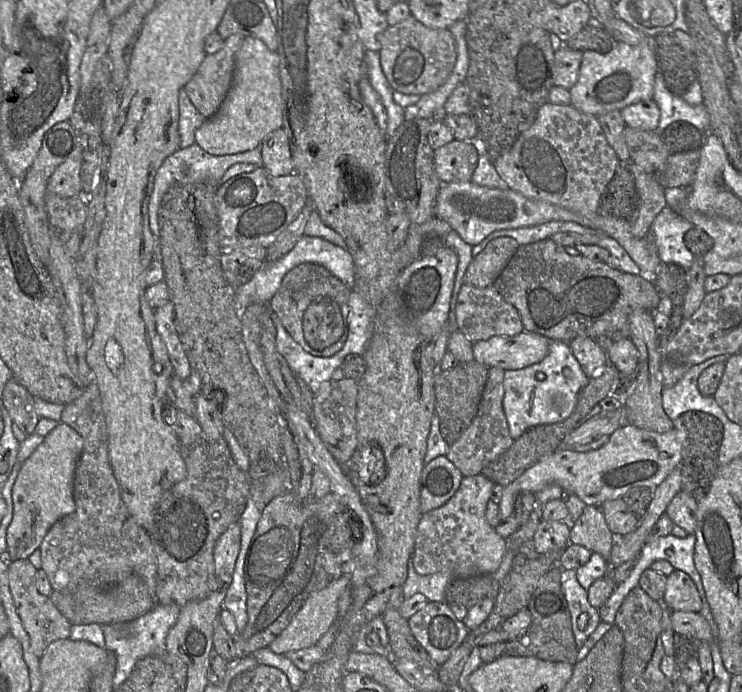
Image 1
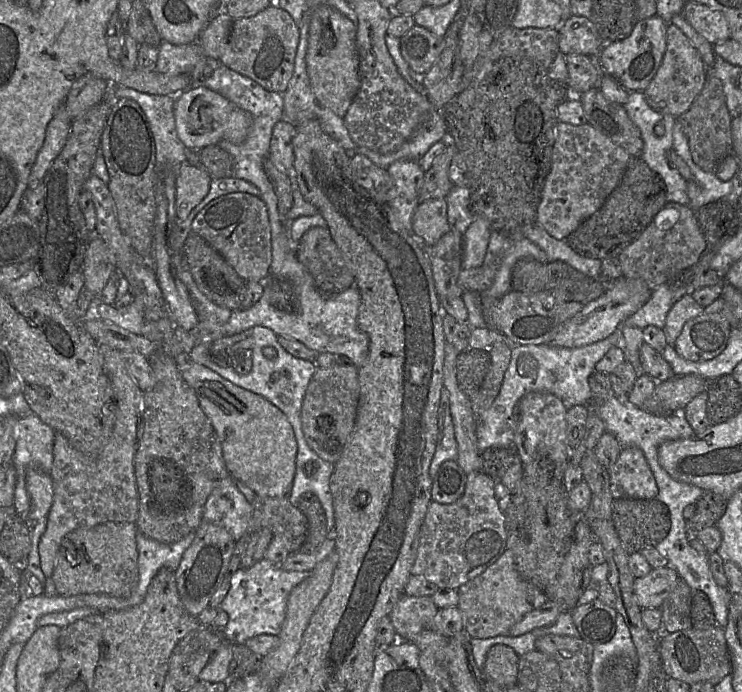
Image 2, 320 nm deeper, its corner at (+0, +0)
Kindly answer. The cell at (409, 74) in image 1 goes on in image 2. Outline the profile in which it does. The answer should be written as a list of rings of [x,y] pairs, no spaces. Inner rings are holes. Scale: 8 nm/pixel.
[[[415,24],[400,38],[400,51],[412,71],[426,74],[439,56],[441,43],[442,38]]]

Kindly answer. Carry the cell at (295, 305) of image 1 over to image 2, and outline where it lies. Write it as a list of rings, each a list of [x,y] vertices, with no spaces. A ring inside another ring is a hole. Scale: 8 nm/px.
[[[313,227],[306,231],[298,244],[296,244],[296,257],[310,273],[316,289],[323,296],[333,296],[354,286],[352,272],[348,268],[327,227]]]

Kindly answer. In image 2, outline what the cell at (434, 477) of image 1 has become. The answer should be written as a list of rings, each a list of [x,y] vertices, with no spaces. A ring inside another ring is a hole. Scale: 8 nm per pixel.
[[[454,460],[440,464],[432,478],[431,500],[440,504],[451,504],[463,494],[467,475]]]

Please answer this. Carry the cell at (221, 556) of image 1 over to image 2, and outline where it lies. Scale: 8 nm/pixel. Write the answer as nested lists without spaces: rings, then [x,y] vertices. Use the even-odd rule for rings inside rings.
[[[232,476],[224,479],[208,496],[203,521],[225,528],[235,541],[248,531],[252,504],[238,490]]]

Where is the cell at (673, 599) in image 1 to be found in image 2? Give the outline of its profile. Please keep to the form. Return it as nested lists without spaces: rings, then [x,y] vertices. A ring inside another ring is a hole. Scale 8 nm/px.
[[[671,567],[652,568],[644,577],[635,578],[634,593],[639,606],[644,608],[660,608],[680,578]]]

